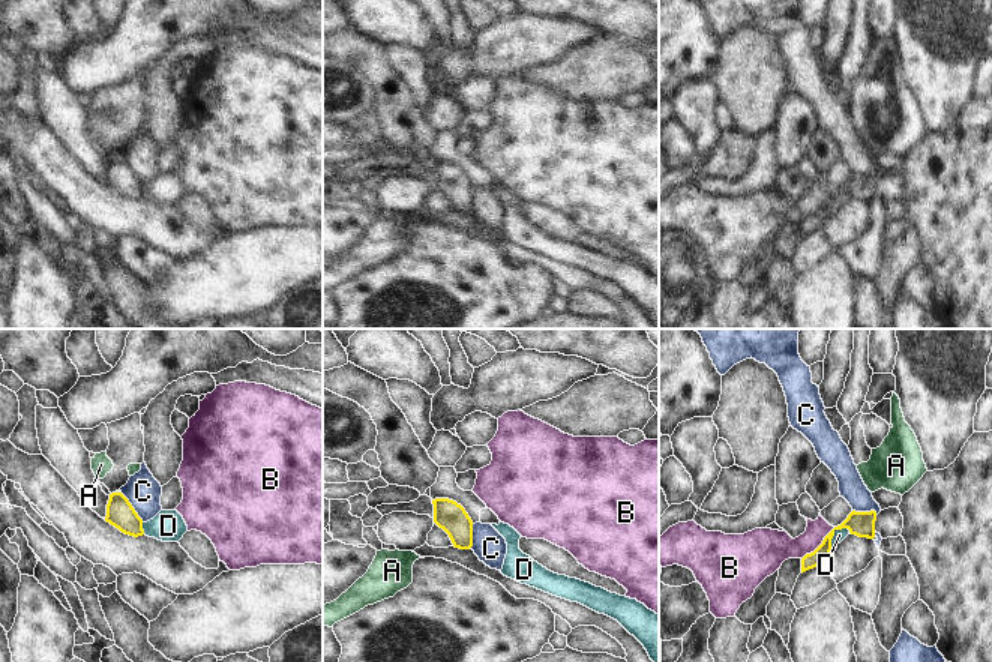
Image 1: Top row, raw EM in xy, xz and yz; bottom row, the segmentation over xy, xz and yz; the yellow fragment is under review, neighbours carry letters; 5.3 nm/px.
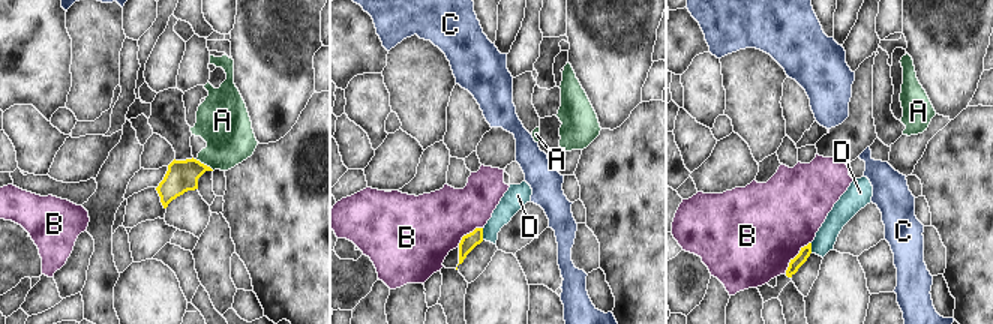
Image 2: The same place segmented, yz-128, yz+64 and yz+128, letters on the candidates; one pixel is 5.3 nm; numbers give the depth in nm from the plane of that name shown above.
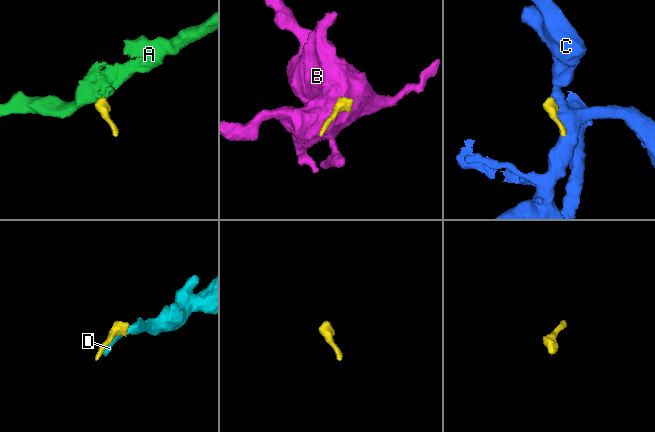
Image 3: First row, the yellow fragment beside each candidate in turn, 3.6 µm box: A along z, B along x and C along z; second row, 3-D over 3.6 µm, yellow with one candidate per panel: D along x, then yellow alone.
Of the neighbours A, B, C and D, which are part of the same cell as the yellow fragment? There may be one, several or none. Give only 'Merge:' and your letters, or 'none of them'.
Merge: none of them

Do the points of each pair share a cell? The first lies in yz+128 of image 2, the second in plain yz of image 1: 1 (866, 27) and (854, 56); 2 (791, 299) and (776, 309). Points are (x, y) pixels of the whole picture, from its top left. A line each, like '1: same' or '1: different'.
1: same
2: different

